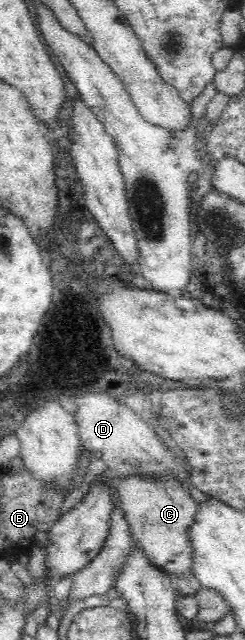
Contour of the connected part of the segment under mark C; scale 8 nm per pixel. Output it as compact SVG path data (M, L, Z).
M128 475L127 477L119 478L120 482L117 486L118 502L123 512L123 517L128 522L132 539L141 547L141 551L145 554L155 566L166 570L170 574L185 574L192 570L192 542L191 535L187 534L191 530L191 522L195 518L195 513L198 512L198 504L183 489L175 479L170 481L169 488L159 477L137 477L137 475Z

